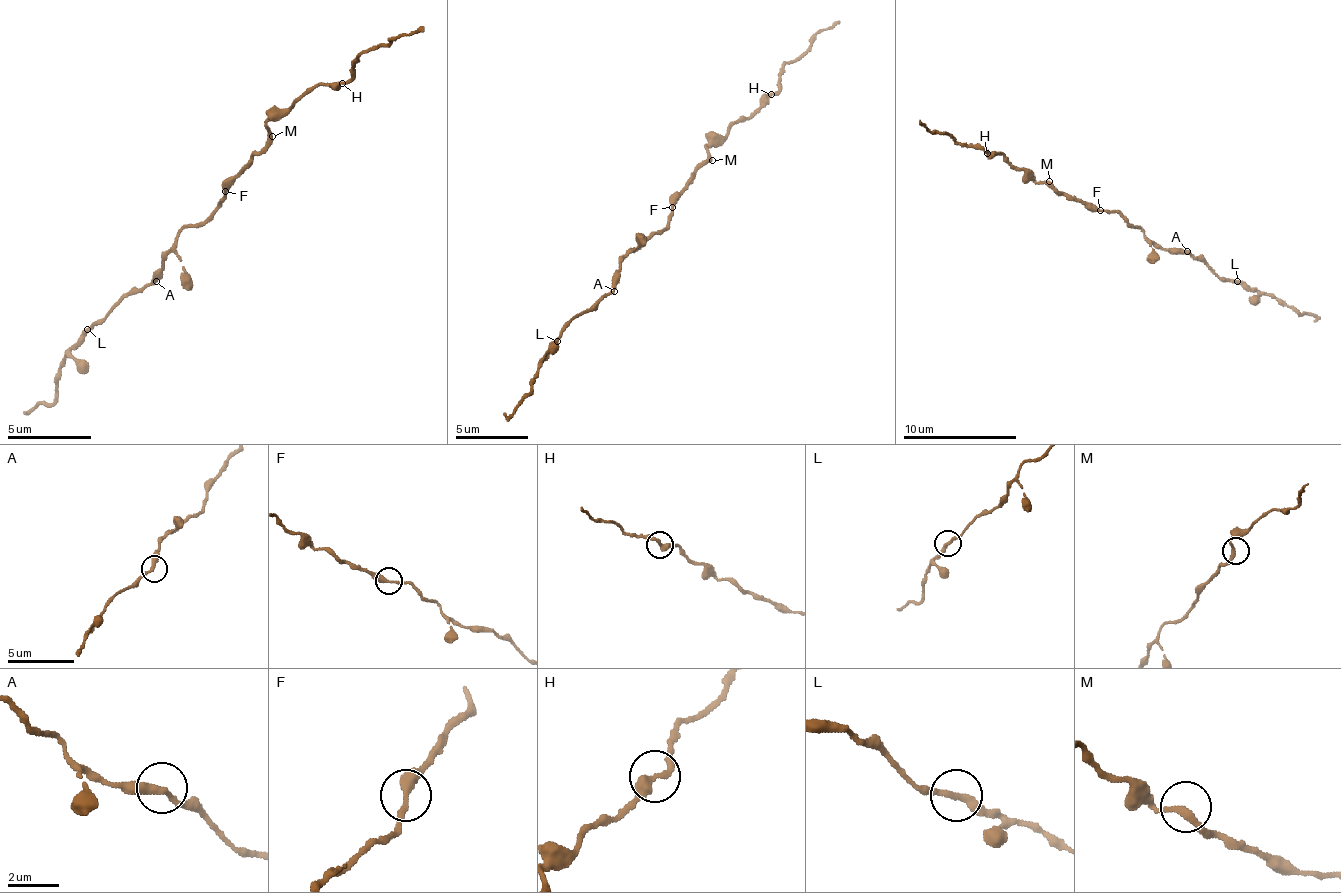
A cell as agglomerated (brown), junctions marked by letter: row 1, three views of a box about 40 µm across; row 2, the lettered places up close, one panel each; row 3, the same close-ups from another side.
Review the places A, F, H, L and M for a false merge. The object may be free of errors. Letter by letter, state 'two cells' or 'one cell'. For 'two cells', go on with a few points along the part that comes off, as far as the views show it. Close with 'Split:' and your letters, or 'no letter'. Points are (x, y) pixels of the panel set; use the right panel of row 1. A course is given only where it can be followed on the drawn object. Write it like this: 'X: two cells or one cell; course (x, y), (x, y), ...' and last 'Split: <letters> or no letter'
A: one cell
F: one cell
H: one cell
L: one cell
M: one cell
Split: no letter

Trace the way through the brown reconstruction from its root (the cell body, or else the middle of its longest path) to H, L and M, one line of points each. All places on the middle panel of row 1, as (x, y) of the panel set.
H: (668, 226), (672, 194), (687, 184), (694, 167), (708, 160), (708, 147), (733, 123), (748, 118), (770, 95)
L: (668, 226), (625, 254), (618, 265), (618, 284), (568, 322), (557, 341)
M: (668, 226), (672, 194), (687, 184), (690, 171), (712, 160)

